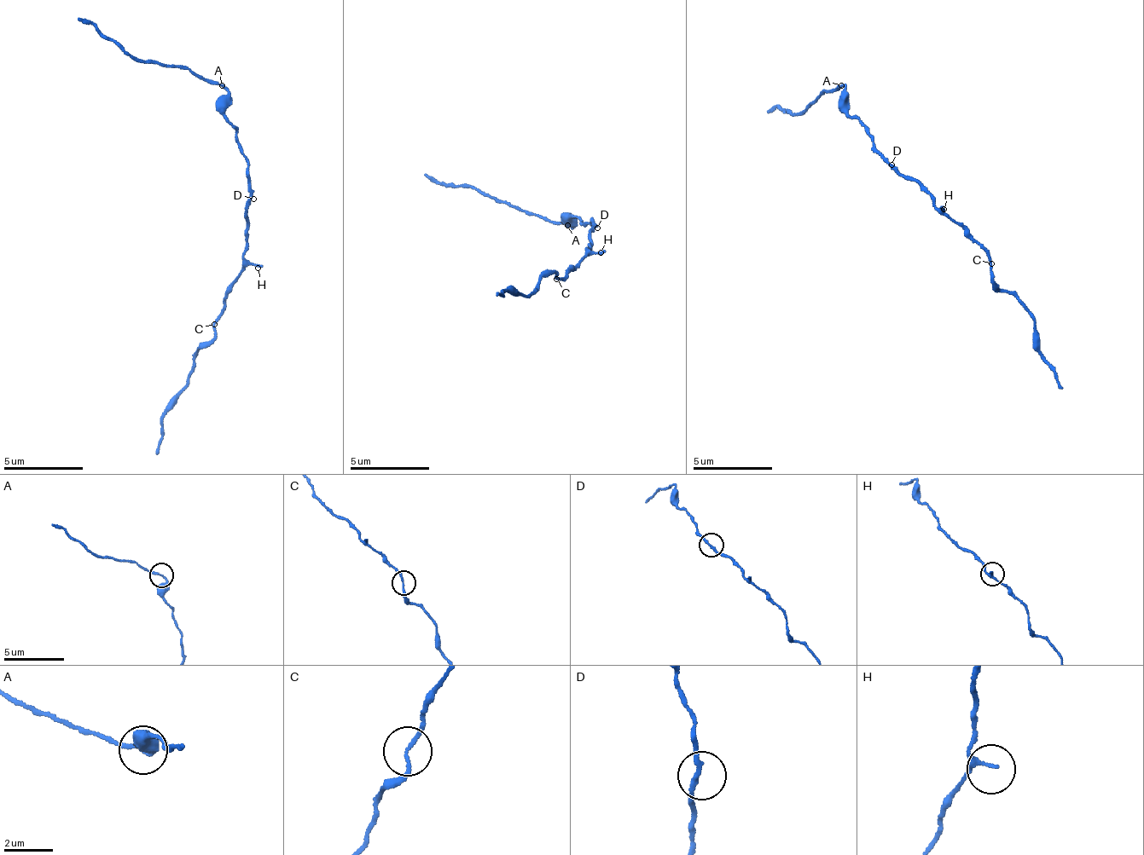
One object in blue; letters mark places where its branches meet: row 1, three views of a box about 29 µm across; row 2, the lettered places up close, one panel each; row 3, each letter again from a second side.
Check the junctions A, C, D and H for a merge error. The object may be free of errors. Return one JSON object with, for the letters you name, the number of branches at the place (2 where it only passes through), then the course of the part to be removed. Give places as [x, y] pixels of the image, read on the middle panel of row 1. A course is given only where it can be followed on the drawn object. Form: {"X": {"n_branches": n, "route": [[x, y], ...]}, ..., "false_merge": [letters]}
{"false_merge": []}

